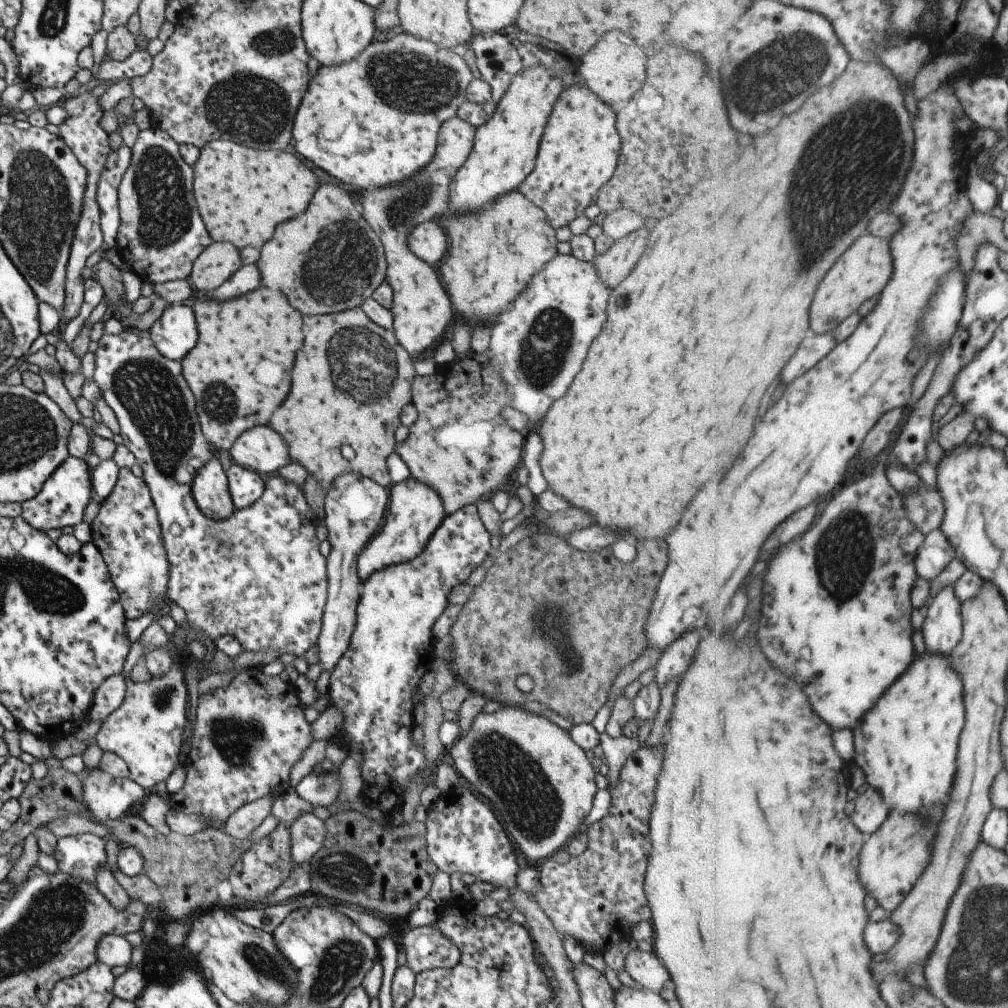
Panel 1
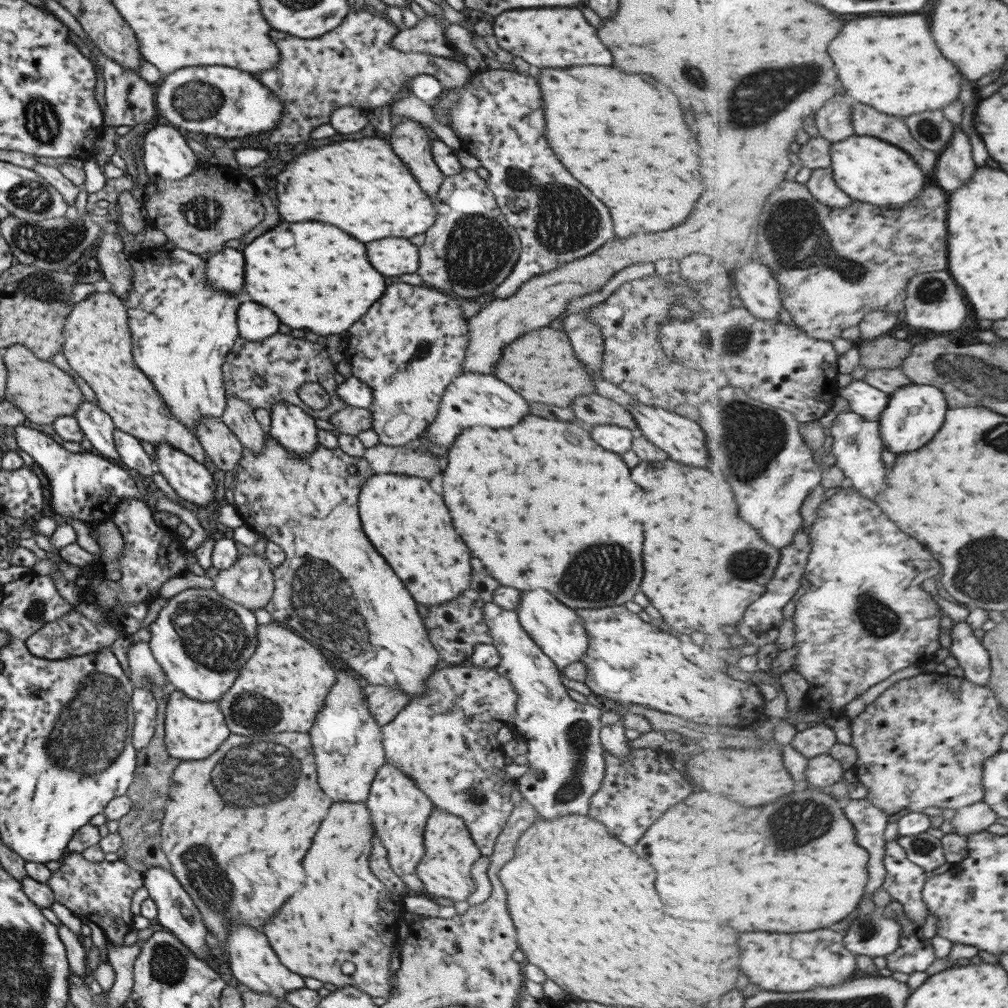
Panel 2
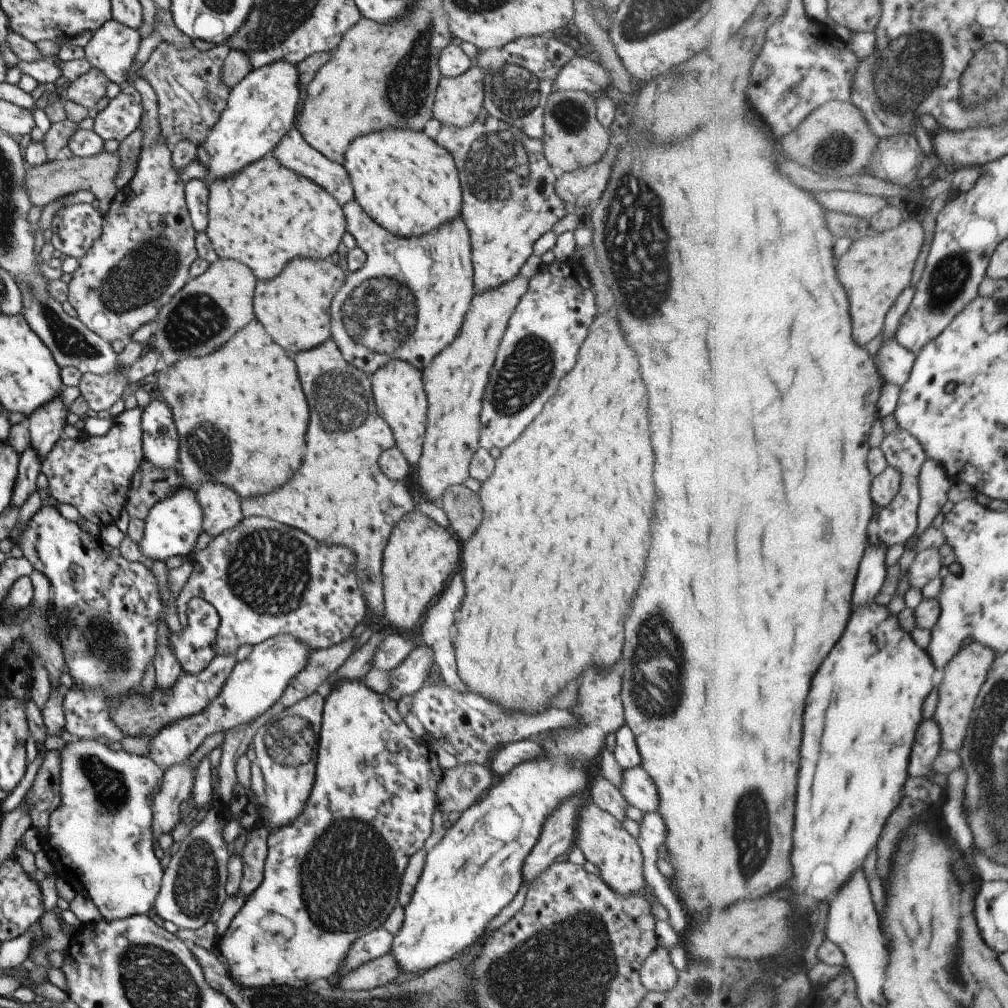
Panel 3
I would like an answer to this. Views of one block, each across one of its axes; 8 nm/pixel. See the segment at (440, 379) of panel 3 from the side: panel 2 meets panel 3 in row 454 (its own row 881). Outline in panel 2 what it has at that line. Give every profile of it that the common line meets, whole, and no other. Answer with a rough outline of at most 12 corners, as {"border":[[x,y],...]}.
{"border":[[433,807],[416,874],[454,902],[476,890],[481,856],[464,820]]}

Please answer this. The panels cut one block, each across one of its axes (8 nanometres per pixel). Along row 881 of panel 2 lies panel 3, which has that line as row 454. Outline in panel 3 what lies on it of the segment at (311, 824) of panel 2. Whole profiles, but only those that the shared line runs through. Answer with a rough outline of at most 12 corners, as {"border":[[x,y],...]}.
{"border":[[258,322],[157,374],[186,487],[284,486],[308,406]]}

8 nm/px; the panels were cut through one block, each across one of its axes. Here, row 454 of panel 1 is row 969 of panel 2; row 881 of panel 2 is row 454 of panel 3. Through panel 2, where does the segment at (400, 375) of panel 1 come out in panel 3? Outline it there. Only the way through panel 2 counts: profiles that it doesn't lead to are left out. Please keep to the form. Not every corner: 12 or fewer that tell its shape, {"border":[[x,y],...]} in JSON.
{"border":[[332,338],[294,356],[308,452],[280,490],[244,498],[356,554],[384,613],[383,552],[415,510],[378,456],[394,448],[372,378]]}

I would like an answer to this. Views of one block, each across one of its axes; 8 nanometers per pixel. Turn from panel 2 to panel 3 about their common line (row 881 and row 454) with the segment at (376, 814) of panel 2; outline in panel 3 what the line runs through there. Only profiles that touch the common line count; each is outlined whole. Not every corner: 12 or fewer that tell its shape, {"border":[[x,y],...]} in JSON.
{"border":[[404,360],[371,378],[376,410],[415,467],[428,398],[422,370]]}

